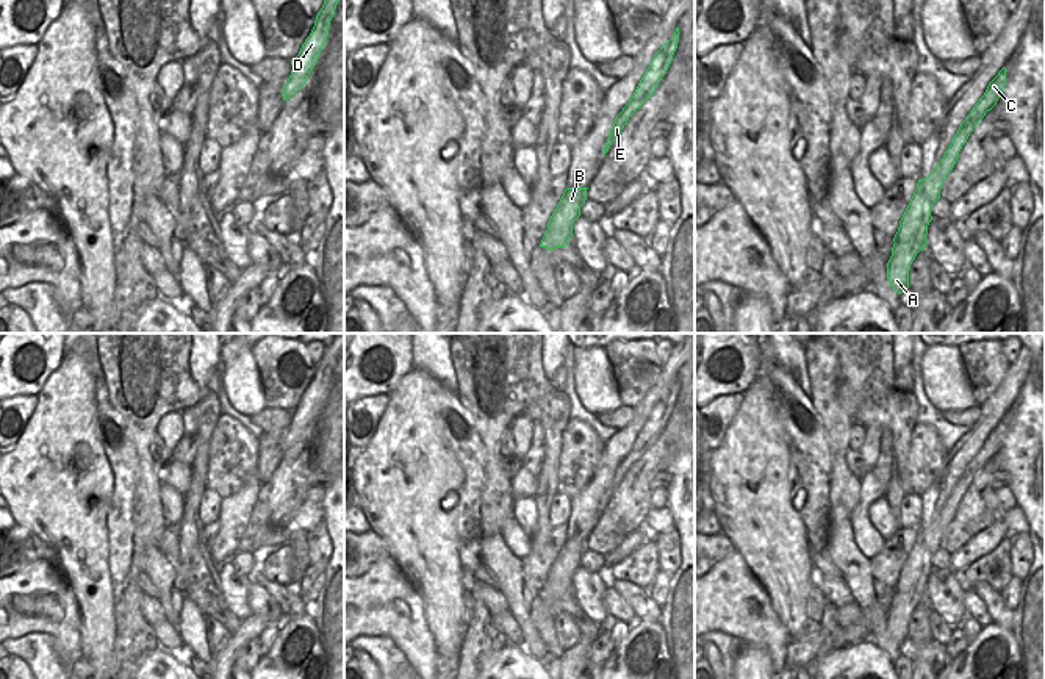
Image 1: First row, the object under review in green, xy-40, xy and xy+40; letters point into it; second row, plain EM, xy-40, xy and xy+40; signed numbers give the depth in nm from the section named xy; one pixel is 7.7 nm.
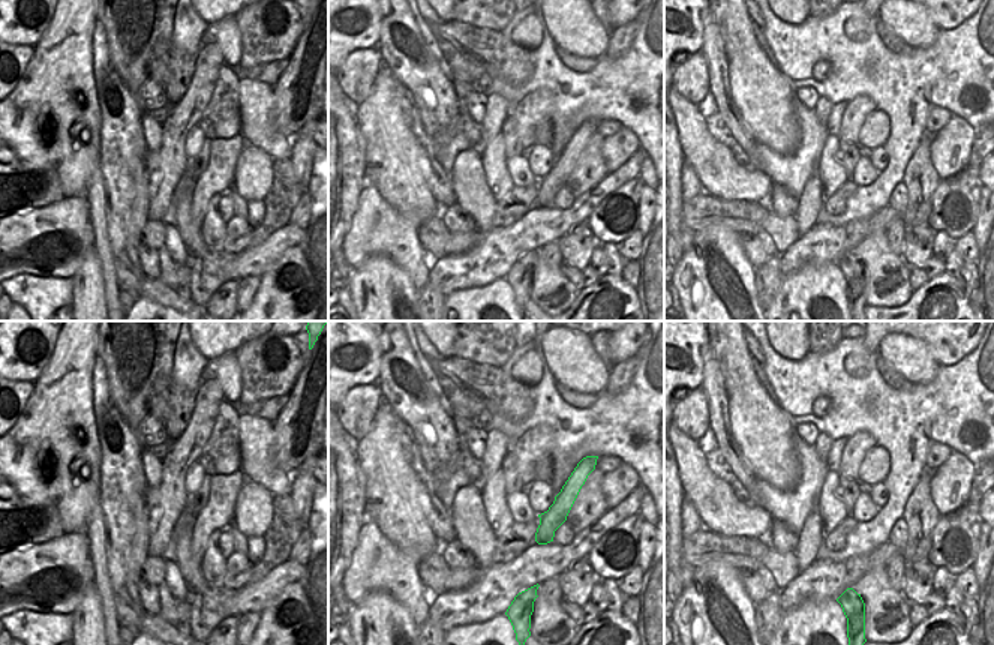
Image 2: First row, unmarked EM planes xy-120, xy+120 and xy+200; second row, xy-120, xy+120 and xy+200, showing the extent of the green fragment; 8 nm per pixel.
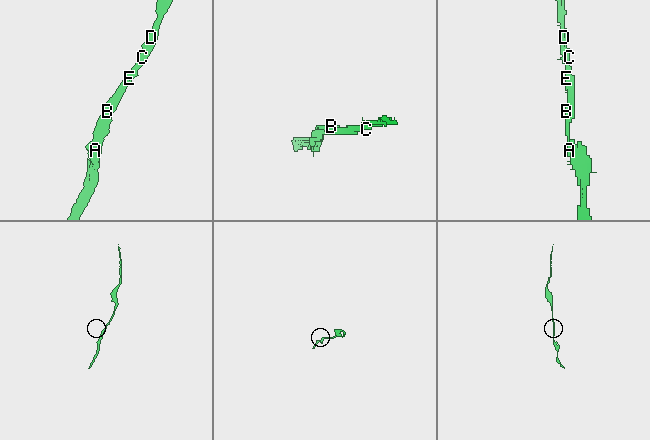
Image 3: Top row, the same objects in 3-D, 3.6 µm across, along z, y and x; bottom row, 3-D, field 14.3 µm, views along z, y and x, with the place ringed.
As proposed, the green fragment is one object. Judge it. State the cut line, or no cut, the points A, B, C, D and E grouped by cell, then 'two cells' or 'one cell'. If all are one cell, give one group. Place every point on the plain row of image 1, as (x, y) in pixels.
cut none; groups A B C D E; one cell

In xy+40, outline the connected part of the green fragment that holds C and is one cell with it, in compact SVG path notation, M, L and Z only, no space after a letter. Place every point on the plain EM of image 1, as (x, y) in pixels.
M1006 418L989 433L984 446L973 457L970 465L961 474L948 501L935 519L923 530L918 530L917 540L900 571L893 588L892 607L887 613L887 629L890 637L901 645L909 638L909 620L917 604L928 595L928 576L932 571L931 559L940 549L940 540L946 526L953 521L962 496L967 493L973 479L990 462L1004 438Z

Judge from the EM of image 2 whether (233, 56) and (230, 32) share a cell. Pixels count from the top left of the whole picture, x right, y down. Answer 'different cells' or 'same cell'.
same cell

